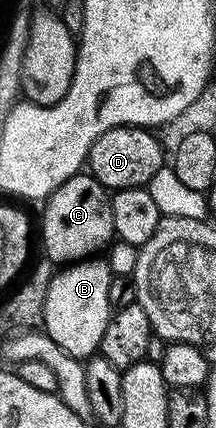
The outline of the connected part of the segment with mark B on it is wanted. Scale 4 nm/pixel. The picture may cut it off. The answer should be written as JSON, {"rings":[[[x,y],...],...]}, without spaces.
{"rings":[[[86,259],[69,264],[53,274],[43,309],[43,330],[56,345],[79,359],[91,358],[100,347],[111,319],[108,301],[113,274],[105,260]]]}

